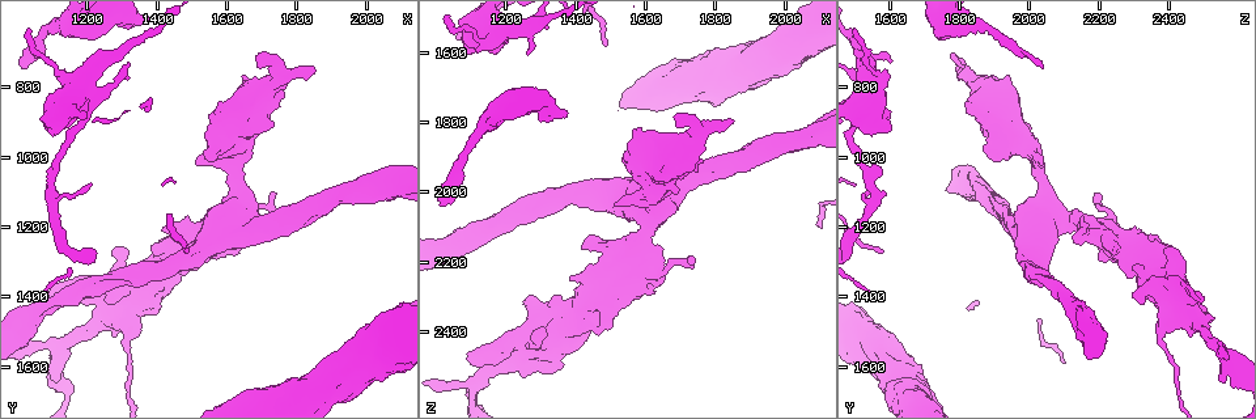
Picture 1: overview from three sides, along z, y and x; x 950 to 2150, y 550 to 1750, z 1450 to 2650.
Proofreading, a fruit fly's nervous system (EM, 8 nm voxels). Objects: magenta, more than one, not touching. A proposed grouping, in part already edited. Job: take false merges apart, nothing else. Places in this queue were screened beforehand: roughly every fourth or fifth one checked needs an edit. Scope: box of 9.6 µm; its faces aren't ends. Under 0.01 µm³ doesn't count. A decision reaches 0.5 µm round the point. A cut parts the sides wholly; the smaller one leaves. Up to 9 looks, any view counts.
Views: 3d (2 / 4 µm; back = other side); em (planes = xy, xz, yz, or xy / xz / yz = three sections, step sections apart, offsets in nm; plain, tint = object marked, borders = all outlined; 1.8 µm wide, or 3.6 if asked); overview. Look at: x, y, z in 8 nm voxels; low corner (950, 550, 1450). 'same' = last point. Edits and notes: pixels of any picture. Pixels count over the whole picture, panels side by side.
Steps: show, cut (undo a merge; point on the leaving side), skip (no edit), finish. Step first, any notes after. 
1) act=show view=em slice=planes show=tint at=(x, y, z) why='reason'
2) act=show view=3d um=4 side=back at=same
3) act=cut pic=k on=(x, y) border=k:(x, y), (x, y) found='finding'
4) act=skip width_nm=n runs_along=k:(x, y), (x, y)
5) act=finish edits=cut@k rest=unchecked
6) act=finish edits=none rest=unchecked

act=show view=3d um=4 at=(1490, 1220, 2170) why='sharp bend'

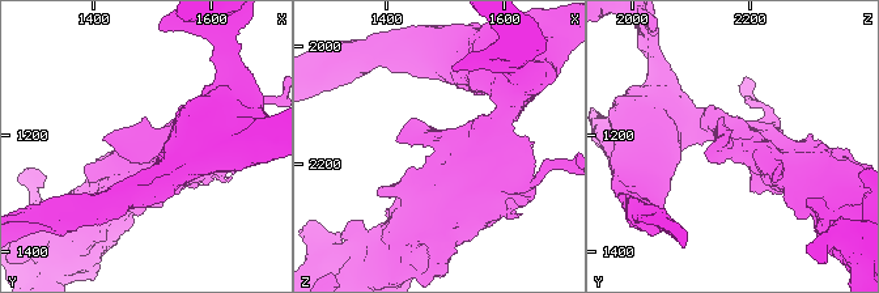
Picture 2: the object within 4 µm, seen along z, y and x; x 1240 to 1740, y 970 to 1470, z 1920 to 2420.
act=show view=em um=3.6 slice=yz step=8 show=tint at=(1490, 1225, 2160)

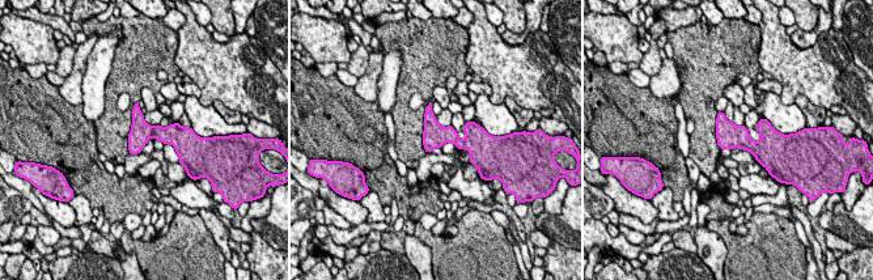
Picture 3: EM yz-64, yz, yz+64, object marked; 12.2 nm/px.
act=show view=em um=3.6 slice=planes show=tint at=same why='cut it another way'

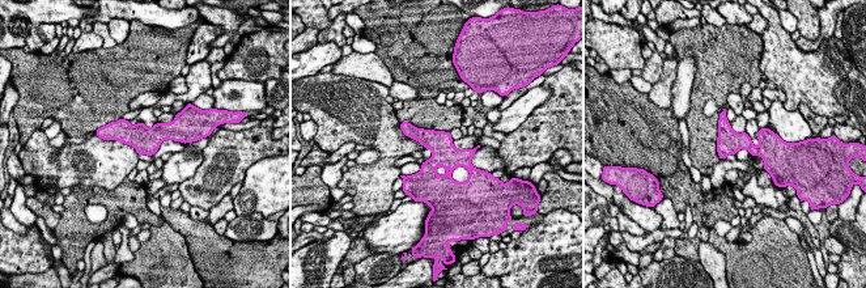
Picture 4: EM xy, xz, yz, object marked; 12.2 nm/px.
act=skip width_nm=300 runs_along=4:(107, 136), (175, 134), (181, 138) found='continuous, no second neuron'

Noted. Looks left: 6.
act=show view=3d um=4 at=(1320, 1500, 2380) why='sharp bend'

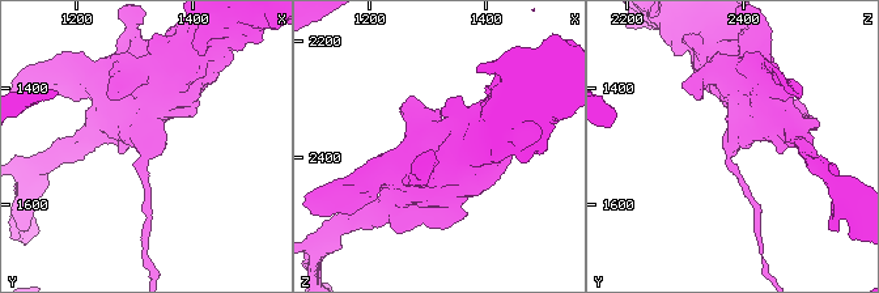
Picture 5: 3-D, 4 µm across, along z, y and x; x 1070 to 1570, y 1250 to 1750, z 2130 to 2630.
act=show view=em um=3.6 slice=planes show=tint at=(1320, 1500, 2375) why='shape alone is not enough'

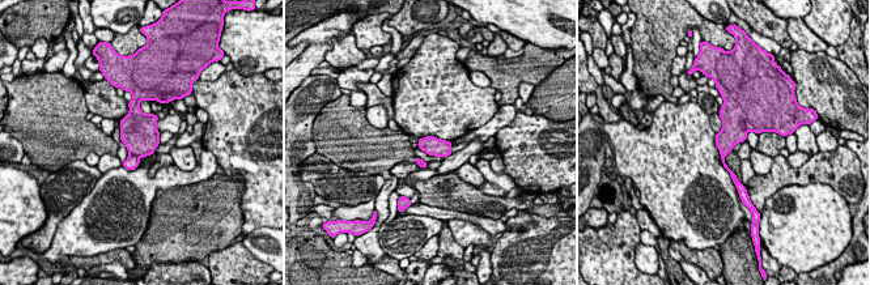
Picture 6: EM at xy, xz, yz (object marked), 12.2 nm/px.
act=cut pic=6 on=(132, 162) part_leaving=6:(722, 158), (722, 162), (737, 181) found='two neurons meet here'

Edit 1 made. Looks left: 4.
act=show view=overview

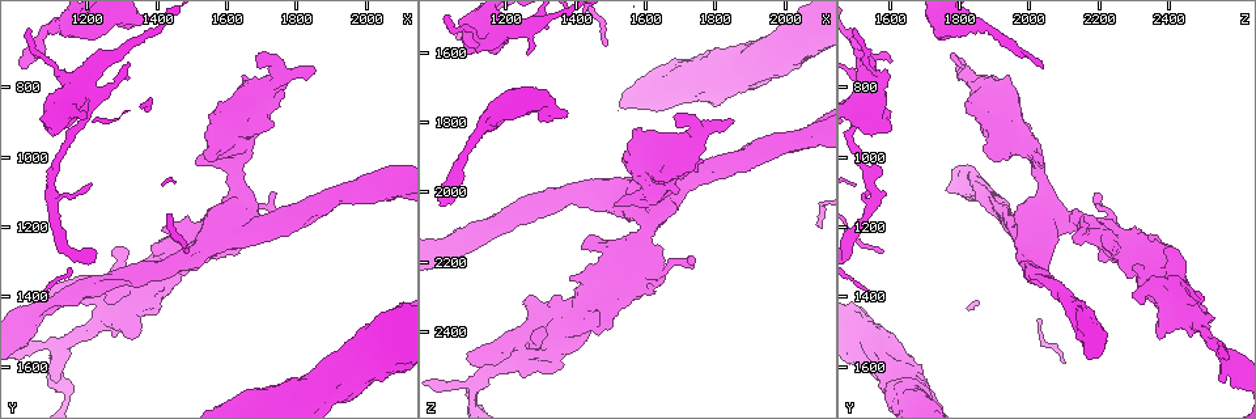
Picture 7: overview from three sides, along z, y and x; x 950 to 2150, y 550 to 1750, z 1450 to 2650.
act=show view=em um=3.6 slice=xz step=8 show=tint at=(1750, 780, 1830) why='sharp bend'

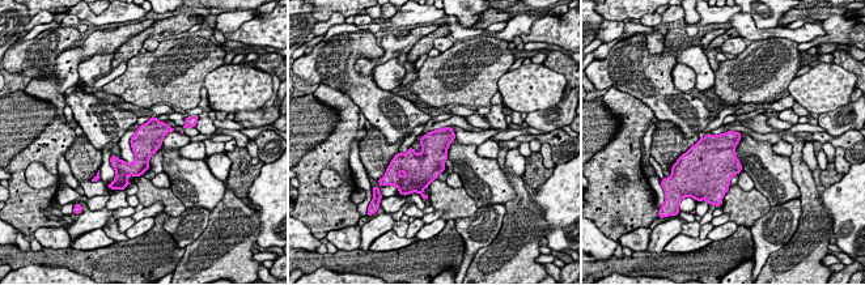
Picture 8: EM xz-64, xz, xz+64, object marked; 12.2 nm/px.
act=skip found='all the same neuron'

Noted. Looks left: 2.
act=show view=em um=3.6 slice=xz step=4 show=tint at=(1630, 950, 1980) why='thin neck'

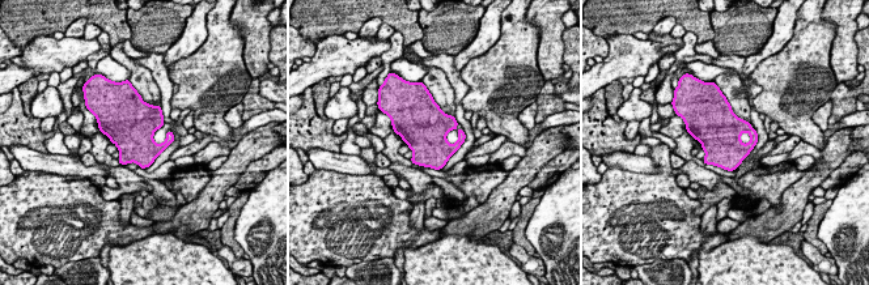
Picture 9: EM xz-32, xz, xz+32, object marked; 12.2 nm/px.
act=skip width_nm=500 found='one neuron here'

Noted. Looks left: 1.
act=finish edits=cut@6 rest=unchecked

